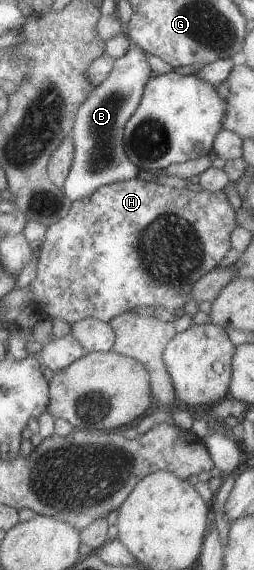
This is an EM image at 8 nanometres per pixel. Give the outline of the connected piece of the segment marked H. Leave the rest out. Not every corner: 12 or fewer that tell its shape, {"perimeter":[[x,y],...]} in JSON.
{"perimeter":[[132,178],[46,228],[30,305],[172,318],[231,248],[224,192]]}

